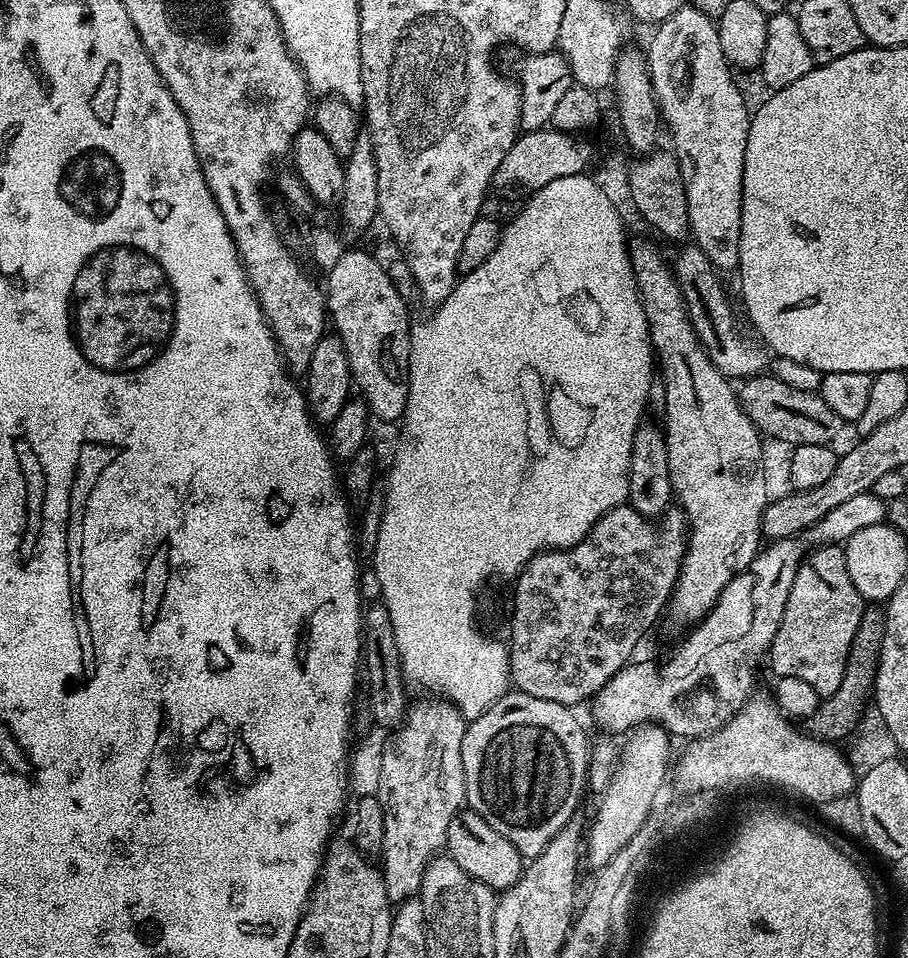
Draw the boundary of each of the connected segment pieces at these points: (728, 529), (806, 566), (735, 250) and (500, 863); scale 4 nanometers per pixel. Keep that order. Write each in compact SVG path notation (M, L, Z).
M651 235L648 236L636 236L628 240L628 257L632 263L630 270L636 275L636 286L640 290L640 301L644 307L644 313L646 314L648 332L652 335L652 347L654 349L655 359L658 361L658 372L666 386L666 414L662 418L662 424L664 427L664 437L666 438L666 450L670 458L670 482L672 483L675 499L678 501L679 507L684 513L688 527L687 548L684 551L684 559L680 564L680 576L677 578L676 586L672 591L670 612L672 610L672 616L678 623L689 623L688 625L691 625L693 622L699 622L707 616L708 611L715 606L716 599L720 596L720 591L722 591L739 572L745 572L746 569L748 569L750 562L762 547L764 510L769 505L765 493L765 479L762 476L762 450L764 440L762 439L761 432L752 425L750 418L744 412L744 407L740 404L737 389L735 387L731 388L731 386L728 385L731 384L729 377L722 375L710 362L710 358L706 354L706 350L702 346L702 342L698 338L694 326L690 322L688 307L682 298L682 290L676 281L676 273L673 265L670 263L669 257L667 260L667 258L660 253L659 246L655 244L657 241L653 239Z
M840 544L813 547L800 564L794 586L790 586L790 598L786 598L786 610L782 610L782 622L772 643L770 664L772 660L775 675L802 678L809 686L814 686L814 690L818 690L821 698L834 694L834 690L842 686L842 674L846 674L850 642L854 642L854 632L858 630L858 622L865 607L865 600L858 594L858 590L854 590L854 582L850 582L843 547Z
M685 6L674 10L670 18L660 21L655 25L652 41L646 44L646 55L648 57L648 69L652 79L652 89L656 95L656 105L660 107L660 119L666 125L666 132L672 135L671 147L674 149L676 160L682 170L682 178L686 182L686 206L690 210L690 236L695 247L704 251L706 258L710 258L713 269L721 273L735 273L740 267L740 243L742 242L742 170L744 169L744 159L746 158L746 138L750 130L750 107L744 101L744 96L740 93L740 88L736 85L736 80L732 77L733 69L727 62L727 58L722 54L721 43L719 42L719 30L717 21L713 17L702 14L702 10L691 6Z
M472 809L457 813L447 830L446 854L476 881L501 892L514 885L524 869L524 858L509 839L503 838L485 819Z

